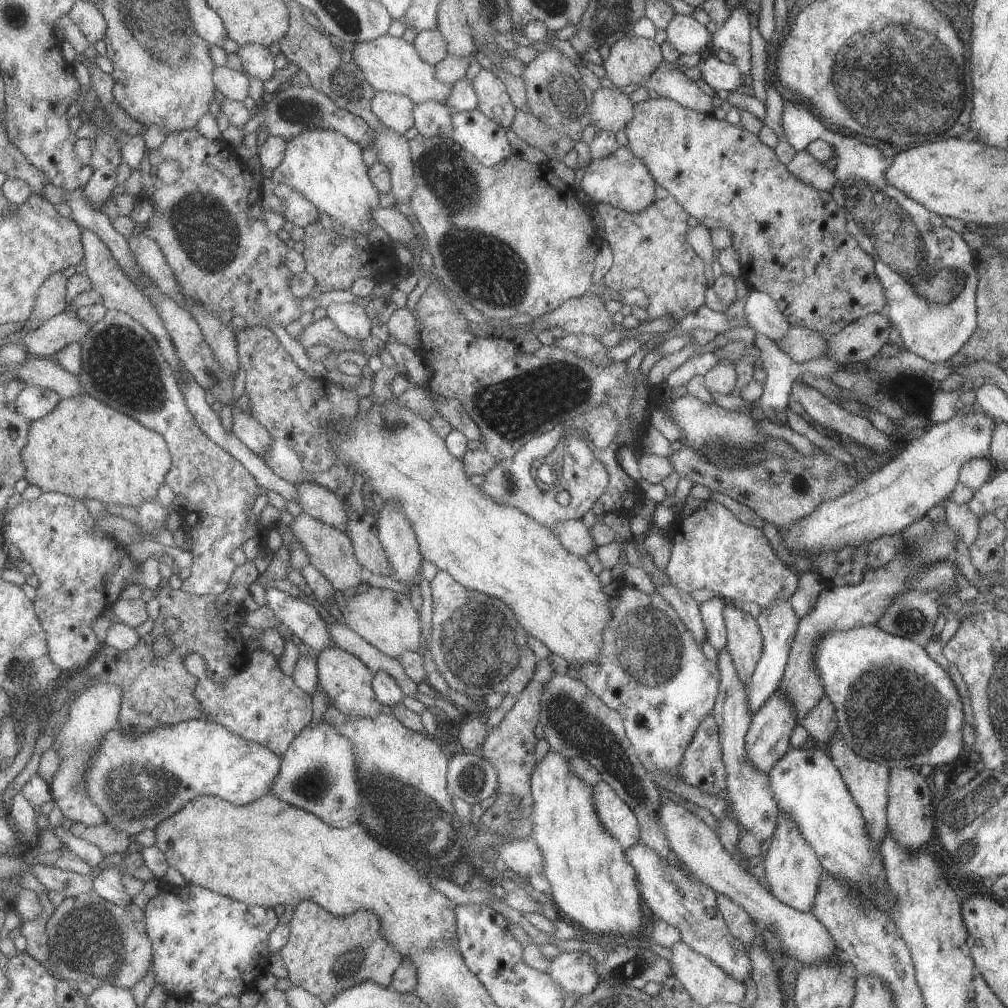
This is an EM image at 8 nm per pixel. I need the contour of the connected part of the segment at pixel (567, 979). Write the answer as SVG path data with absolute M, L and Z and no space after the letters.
M584 951L560 954L552 961L548 974L567 996L590 994L599 983L595 960Z

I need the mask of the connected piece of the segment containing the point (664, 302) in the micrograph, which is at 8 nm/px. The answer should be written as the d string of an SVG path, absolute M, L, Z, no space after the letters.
M670 194L664 199L656 199L640 213L627 213L611 204L597 203L598 226L606 242L609 242L613 254L613 265L603 277L602 283L612 292L631 288L643 290L649 298L646 320L652 321L670 314L678 322L688 314L695 313L705 303L704 296L708 291L704 276L705 262L685 239L685 234L690 228L688 225L690 216L691 214Z

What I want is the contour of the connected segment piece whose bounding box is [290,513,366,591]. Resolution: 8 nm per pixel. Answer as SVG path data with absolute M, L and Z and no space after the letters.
M302 513L293 518L290 525L300 546L309 554L311 564L314 565L334 585L335 590L348 590L357 588L364 580L362 575L366 569L356 558L352 539L336 527L316 520L308 513Z

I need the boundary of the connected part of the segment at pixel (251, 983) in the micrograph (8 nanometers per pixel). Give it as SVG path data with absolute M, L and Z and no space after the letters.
M186 884L177 886L172 890L161 888L161 893L151 898L144 908L146 923L146 934L150 937L150 942L153 948L153 968L155 974L155 986L162 986L169 996L175 997L180 1001L192 1002L197 1000L210 1005L216 1004L217 1000L226 995L239 997L243 992L255 988L256 981L267 971L270 962L270 952L268 948L268 935L276 928L278 917L274 913L273 907L261 907L258 905L247 905L240 901L235 901L233 898L218 894L210 889L199 887L198 885Z

